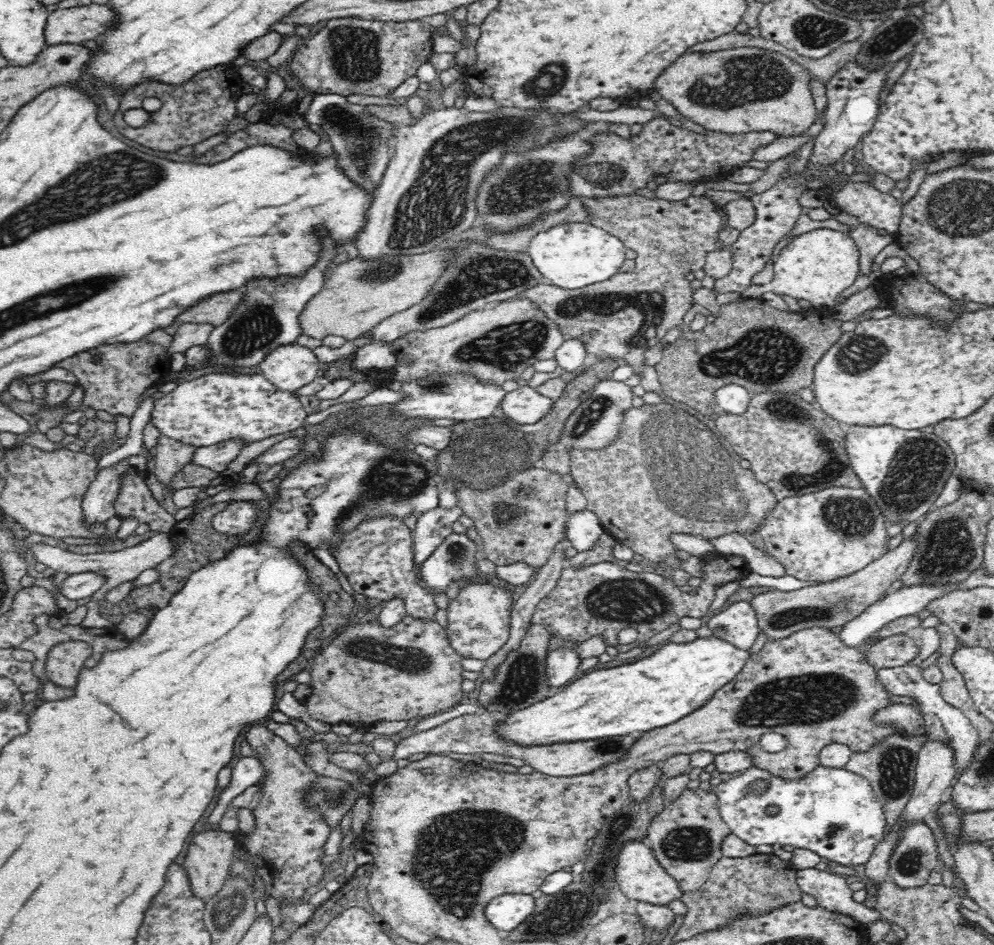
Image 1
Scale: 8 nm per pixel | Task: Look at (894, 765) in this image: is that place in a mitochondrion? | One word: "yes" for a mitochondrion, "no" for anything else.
yes

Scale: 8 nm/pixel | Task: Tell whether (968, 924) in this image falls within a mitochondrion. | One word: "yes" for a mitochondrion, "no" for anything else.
no

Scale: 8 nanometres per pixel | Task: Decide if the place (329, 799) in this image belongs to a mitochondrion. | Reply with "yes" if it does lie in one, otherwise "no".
yes

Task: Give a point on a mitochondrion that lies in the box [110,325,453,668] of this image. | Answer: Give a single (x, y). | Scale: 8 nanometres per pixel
(396, 478)

